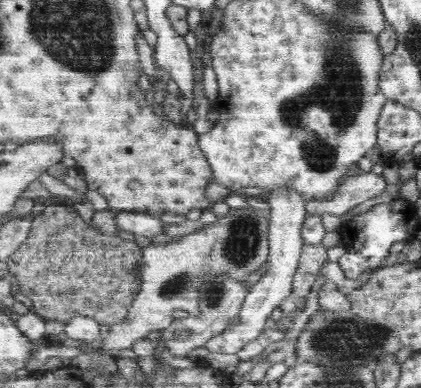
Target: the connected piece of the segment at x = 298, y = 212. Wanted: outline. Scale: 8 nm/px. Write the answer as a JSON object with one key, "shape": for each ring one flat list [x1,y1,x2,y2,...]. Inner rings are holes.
{"shape":[[268,194,266,205,270,207,268,214,269,259,266,272,258,282,250,286,239,310,237,323,206,341,205,347,209,352,236,354,242,350,248,342,252,342,254,338,262,334,266,319,269,316,277,316,280,303,292,292,293,276,298,268,298,260,300,260,300,252,304,244,300,235,306,216,304,200,295,194]]}

